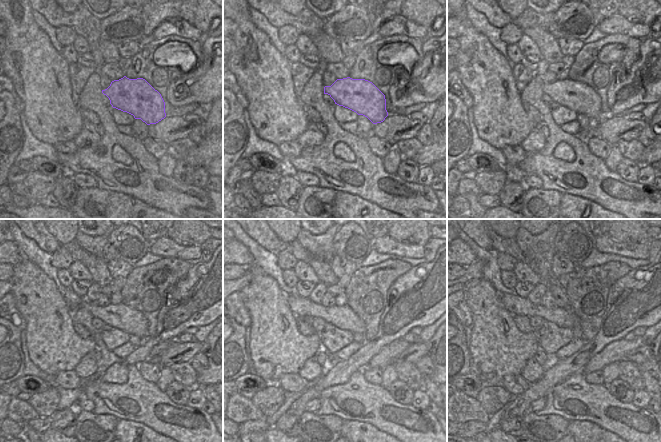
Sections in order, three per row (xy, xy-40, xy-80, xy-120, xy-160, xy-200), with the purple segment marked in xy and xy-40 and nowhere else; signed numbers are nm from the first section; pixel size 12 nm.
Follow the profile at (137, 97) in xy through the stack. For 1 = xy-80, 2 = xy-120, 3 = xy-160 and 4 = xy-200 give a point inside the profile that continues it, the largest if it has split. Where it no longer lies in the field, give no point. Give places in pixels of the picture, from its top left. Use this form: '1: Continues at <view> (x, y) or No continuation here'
1: Continues at xy-80 (577, 96)
2: Continues at xy-120 (120, 316)
3: Continues at xy-160 (343, 317)
4: Continues at xy-200 (563, 317)

